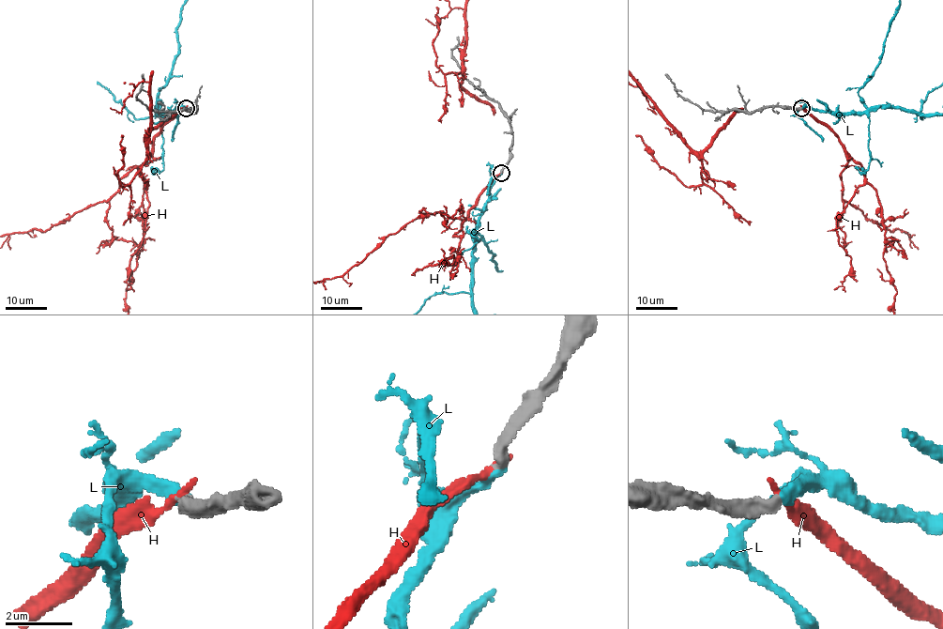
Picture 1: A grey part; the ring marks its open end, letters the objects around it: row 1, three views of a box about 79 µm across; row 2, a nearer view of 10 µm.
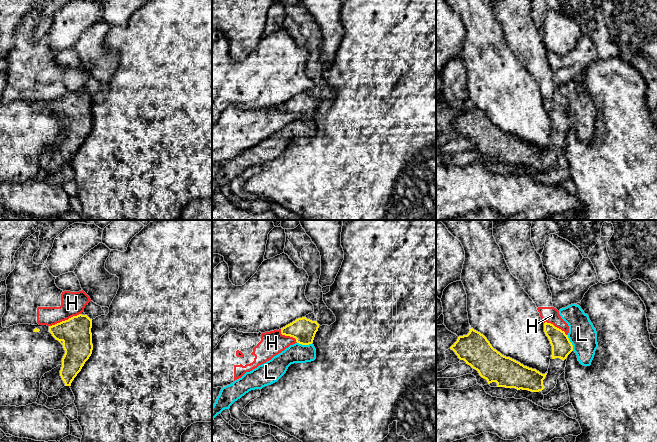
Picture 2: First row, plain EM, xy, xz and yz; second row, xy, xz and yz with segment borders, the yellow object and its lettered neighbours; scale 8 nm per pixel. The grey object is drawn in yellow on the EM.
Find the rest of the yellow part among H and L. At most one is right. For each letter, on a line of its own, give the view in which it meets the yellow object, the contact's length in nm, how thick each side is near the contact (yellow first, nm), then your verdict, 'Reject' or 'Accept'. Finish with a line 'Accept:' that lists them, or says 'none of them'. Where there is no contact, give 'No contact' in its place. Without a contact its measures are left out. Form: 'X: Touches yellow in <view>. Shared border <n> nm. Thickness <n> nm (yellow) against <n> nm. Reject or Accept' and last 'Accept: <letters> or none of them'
H: Touches yellow in xy. Shared border 280 nm. Thickness 240 nm (yellow) against 190 nm. Reject
L: Touches yellow in yz. Shared border 140 nm. Thickness 160 nm (yellow) against 220 nm. Accept
Accept: L

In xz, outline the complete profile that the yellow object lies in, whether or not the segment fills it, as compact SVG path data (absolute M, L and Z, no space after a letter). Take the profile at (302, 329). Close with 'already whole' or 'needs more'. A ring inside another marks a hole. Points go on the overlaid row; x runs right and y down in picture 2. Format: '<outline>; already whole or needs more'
M306 317L298 318L281 328L281 334L295 338L296 343L221 389L212 406L212 431L214 418L223 410L229 409L235 401L246 393L277 382L291 364L314 361L316 349L312 343L318 328L317 321L312 321Z; needs more

